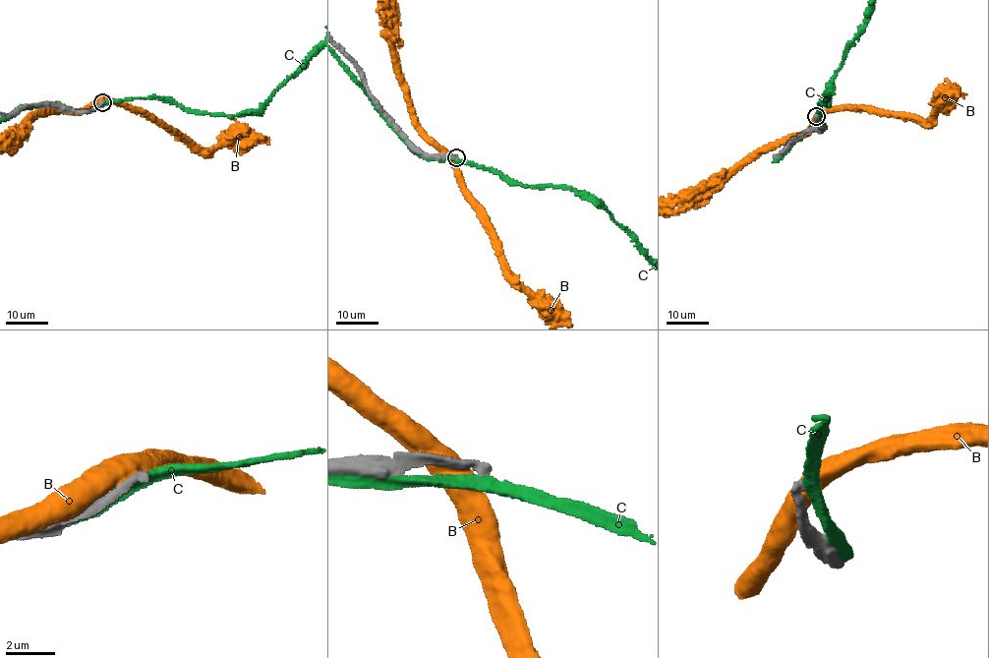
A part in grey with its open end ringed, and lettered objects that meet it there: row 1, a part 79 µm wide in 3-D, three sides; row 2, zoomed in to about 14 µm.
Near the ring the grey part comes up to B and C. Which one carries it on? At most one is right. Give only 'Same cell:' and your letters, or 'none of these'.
Same cell: none of these

